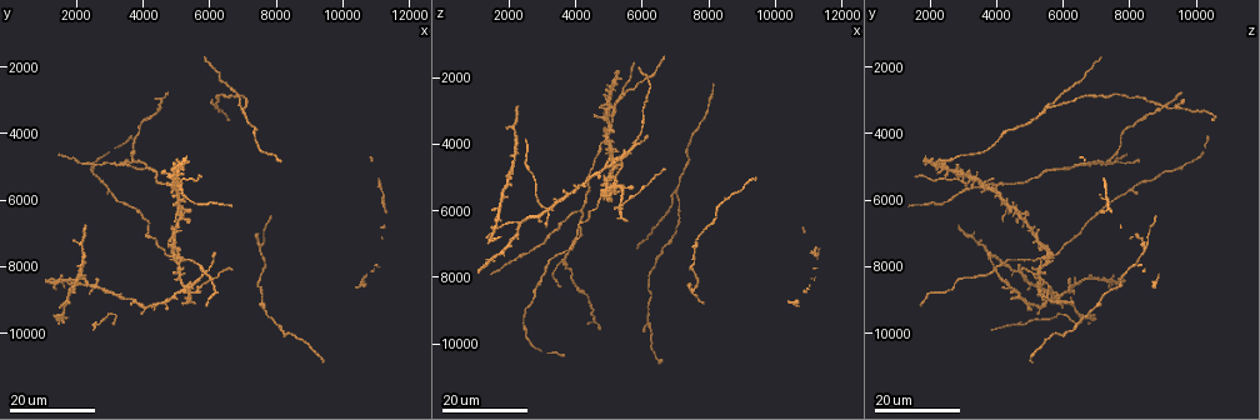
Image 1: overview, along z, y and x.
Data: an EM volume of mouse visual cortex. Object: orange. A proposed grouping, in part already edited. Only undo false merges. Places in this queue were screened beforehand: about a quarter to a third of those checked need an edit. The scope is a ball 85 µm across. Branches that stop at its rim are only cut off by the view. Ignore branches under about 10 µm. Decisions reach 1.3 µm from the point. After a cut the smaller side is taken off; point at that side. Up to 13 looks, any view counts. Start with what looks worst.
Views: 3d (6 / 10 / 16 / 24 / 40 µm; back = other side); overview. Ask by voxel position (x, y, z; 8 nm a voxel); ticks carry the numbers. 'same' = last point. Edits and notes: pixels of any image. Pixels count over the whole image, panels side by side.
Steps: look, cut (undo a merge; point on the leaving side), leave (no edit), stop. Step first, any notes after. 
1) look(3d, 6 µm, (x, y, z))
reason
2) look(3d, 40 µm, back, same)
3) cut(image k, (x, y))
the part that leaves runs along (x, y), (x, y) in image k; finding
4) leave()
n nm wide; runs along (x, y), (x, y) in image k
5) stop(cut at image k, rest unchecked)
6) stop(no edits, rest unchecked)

look(3d, 24 µm, (5300, 9000, 5800))
four arms meet

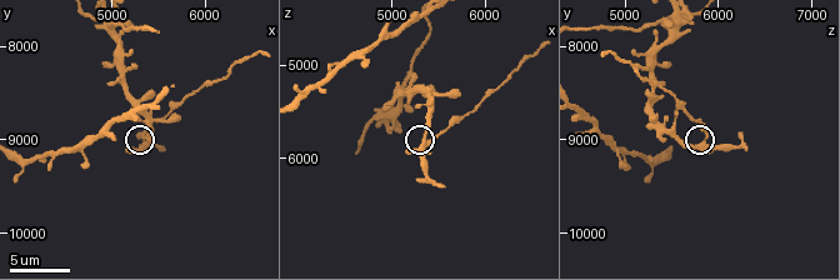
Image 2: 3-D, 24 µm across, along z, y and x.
look(3d, 10 µm, (5350, 9050, 5850))

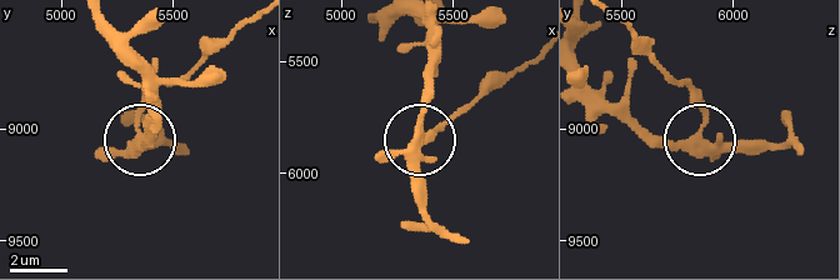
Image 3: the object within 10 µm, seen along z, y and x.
cut(image 3, (693, 86))
340 nm wide; the part that leaves runs along (703, 125), (695, 99), (621, 20) in image 3; a second cell is stuck on

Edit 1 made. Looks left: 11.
look(3d, 16 µm, (6900, 3300, 5500))
branch point

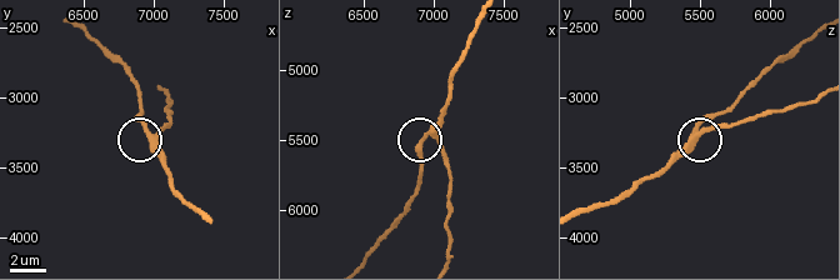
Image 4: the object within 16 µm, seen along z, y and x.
look(3d, 10 µm, (6960, 3240, 5480))
zoom in

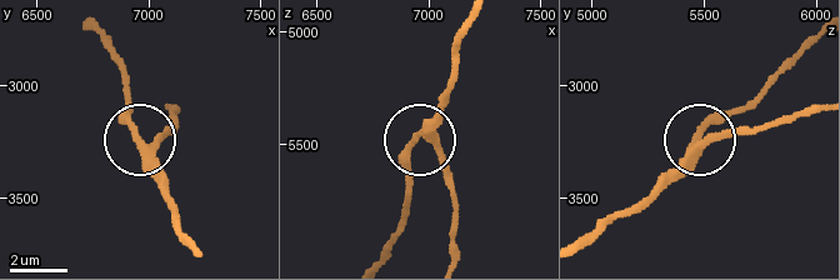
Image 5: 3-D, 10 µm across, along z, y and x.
leave()
3 arms; runs along (169, 105), (174, 124), (138, 139), (131, 126), (131, 84) in image 5; continuous, no second cell

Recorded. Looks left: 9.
look(3d, 16 µm, (4200, 5100, 6000))
three arms meet

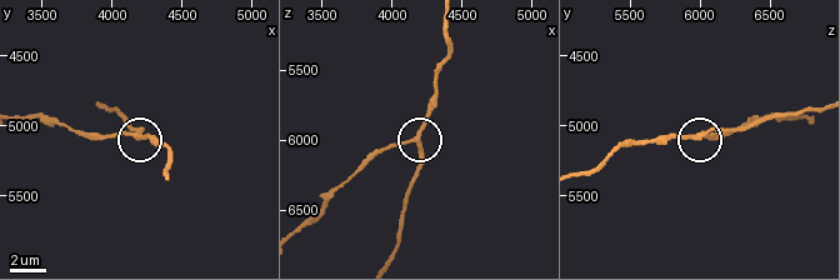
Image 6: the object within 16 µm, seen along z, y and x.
look(3d, 6 µm, (4180, 5060, 6000))

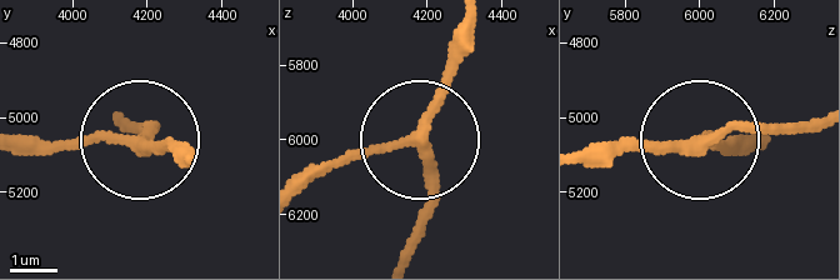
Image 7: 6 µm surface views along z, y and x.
leave()
runs along (588, 164), (731, 139) in image 7; continuous, no second cell

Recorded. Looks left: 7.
look(3d, 16 µm, (5700, 8100, 3900))
four or more arms meet

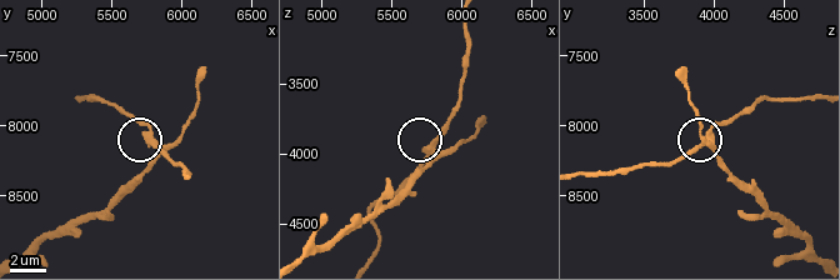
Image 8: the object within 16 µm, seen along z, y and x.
look(3d, 6 µm, (5800, 8100, 3960))
closer look

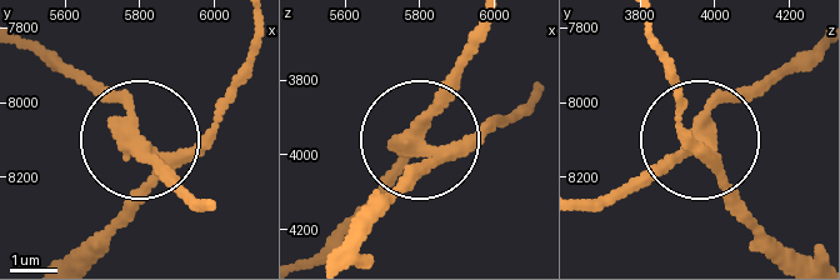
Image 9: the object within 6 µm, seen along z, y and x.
cut(image 9, (125, 203))
4 arms; the part that leaves runs along (133, 144), (148, 175), (69, 259) in image 9; two cells meet here

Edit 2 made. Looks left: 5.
look(overview)
see it whole again

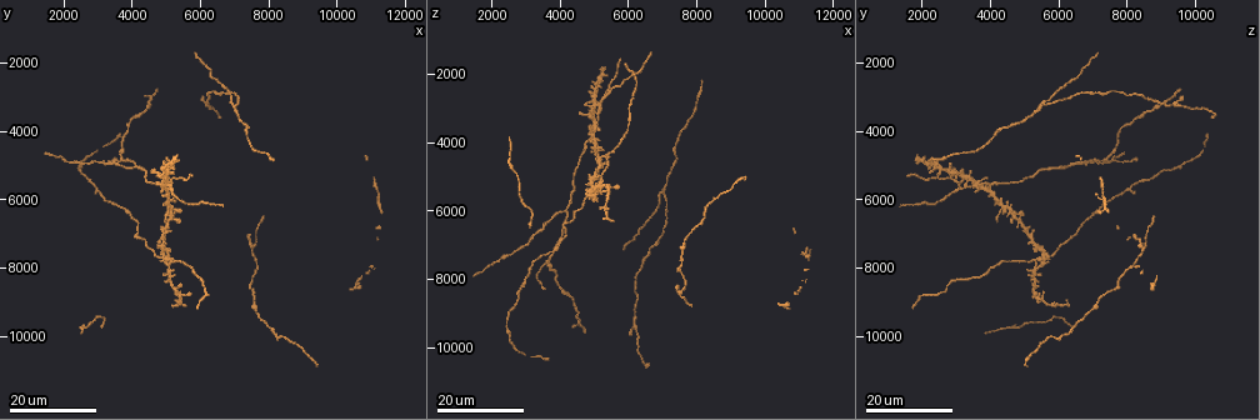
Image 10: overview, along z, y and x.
look(3d, 24 µm, (5000, 7700, 5200))
small branch off a trunk

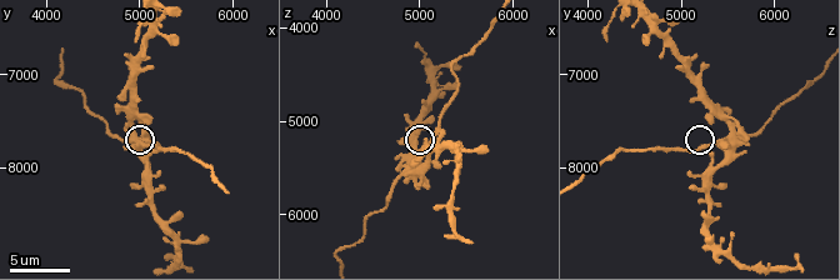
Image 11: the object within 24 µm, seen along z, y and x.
look(3d, 10 µm, (5100, 7800, 5300))

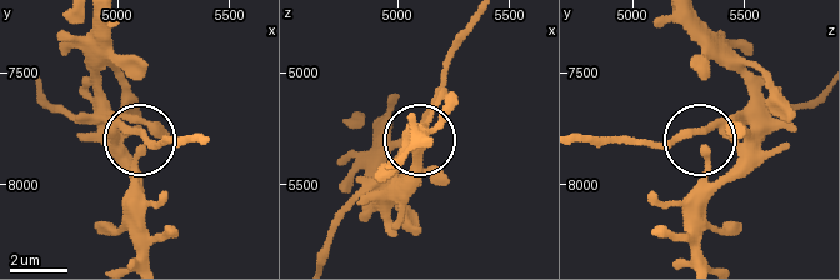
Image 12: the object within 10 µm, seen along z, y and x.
leave()
side arm 39 µm; continuous, no second cell

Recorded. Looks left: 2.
look(3d, 24 µm, (7500, 9100, 7100))
three arms meet

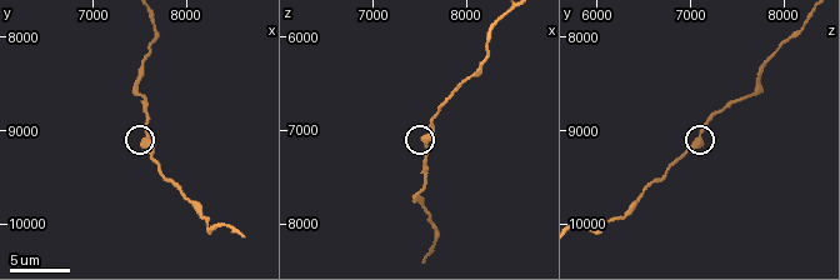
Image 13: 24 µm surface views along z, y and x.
look(3d, 10 µm, (7550, 9050, 7100))

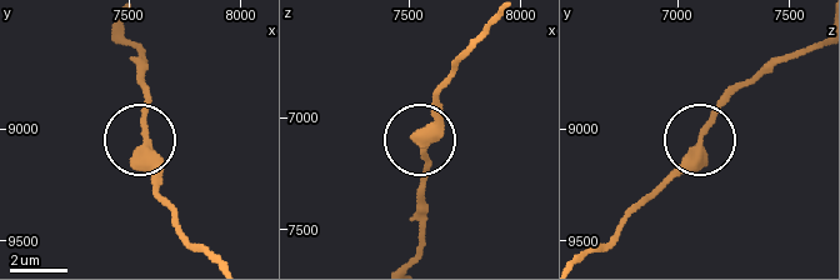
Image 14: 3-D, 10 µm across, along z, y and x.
leave()
one cell here

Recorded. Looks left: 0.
stop(cut at image 3, cut at image 9, rest unchecked)

